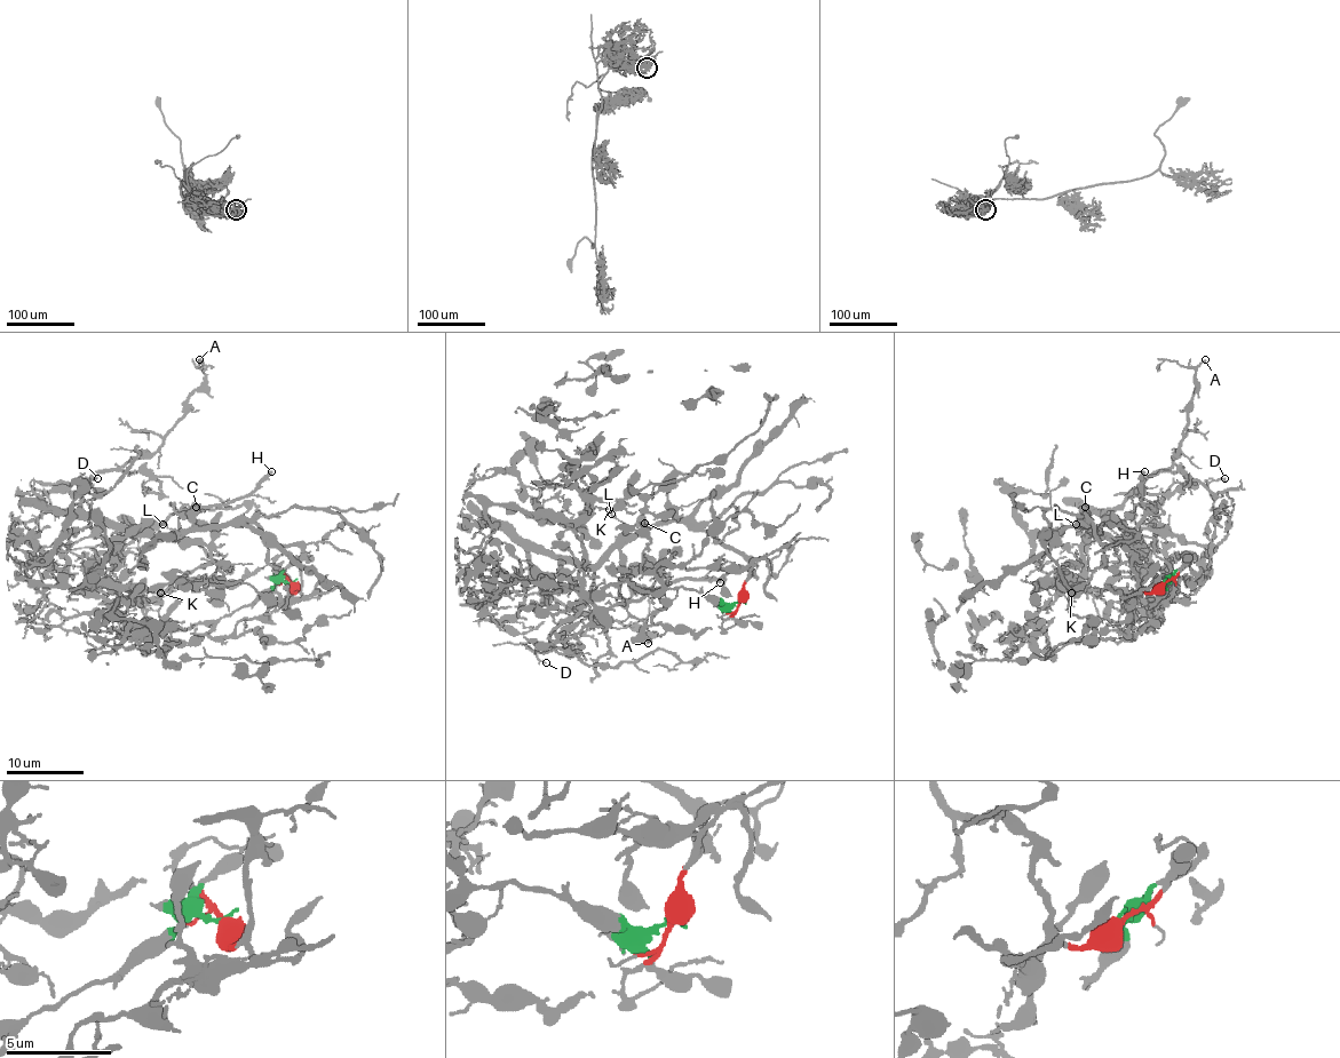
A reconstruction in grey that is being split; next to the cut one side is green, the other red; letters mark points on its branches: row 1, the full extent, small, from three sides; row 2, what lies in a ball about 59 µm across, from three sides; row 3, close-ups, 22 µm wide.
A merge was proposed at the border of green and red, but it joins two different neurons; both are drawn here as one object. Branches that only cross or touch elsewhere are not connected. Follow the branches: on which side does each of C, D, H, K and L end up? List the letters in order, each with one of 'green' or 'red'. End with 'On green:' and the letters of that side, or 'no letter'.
C: red
D: red
H: red
K: green
L: red
On green: K

